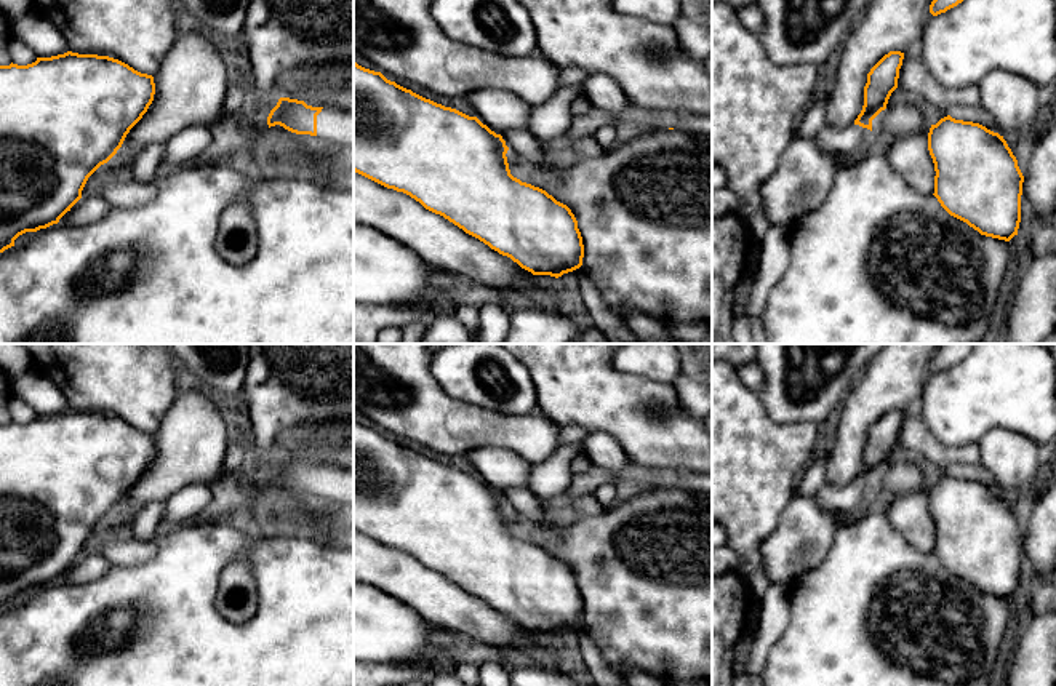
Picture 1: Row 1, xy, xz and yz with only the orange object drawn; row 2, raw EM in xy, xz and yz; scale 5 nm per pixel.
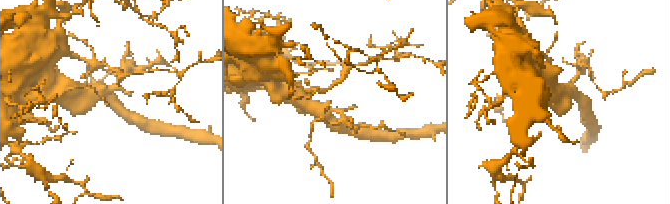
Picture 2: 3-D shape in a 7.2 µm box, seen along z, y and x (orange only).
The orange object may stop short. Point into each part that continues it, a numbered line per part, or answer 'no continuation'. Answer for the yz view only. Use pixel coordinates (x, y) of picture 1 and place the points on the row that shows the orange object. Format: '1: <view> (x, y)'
1: yz (850, 143)

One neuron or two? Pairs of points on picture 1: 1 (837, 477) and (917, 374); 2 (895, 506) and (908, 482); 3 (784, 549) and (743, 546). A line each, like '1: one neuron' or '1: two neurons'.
1: one neuron
2: two neurons
3: two neurons

